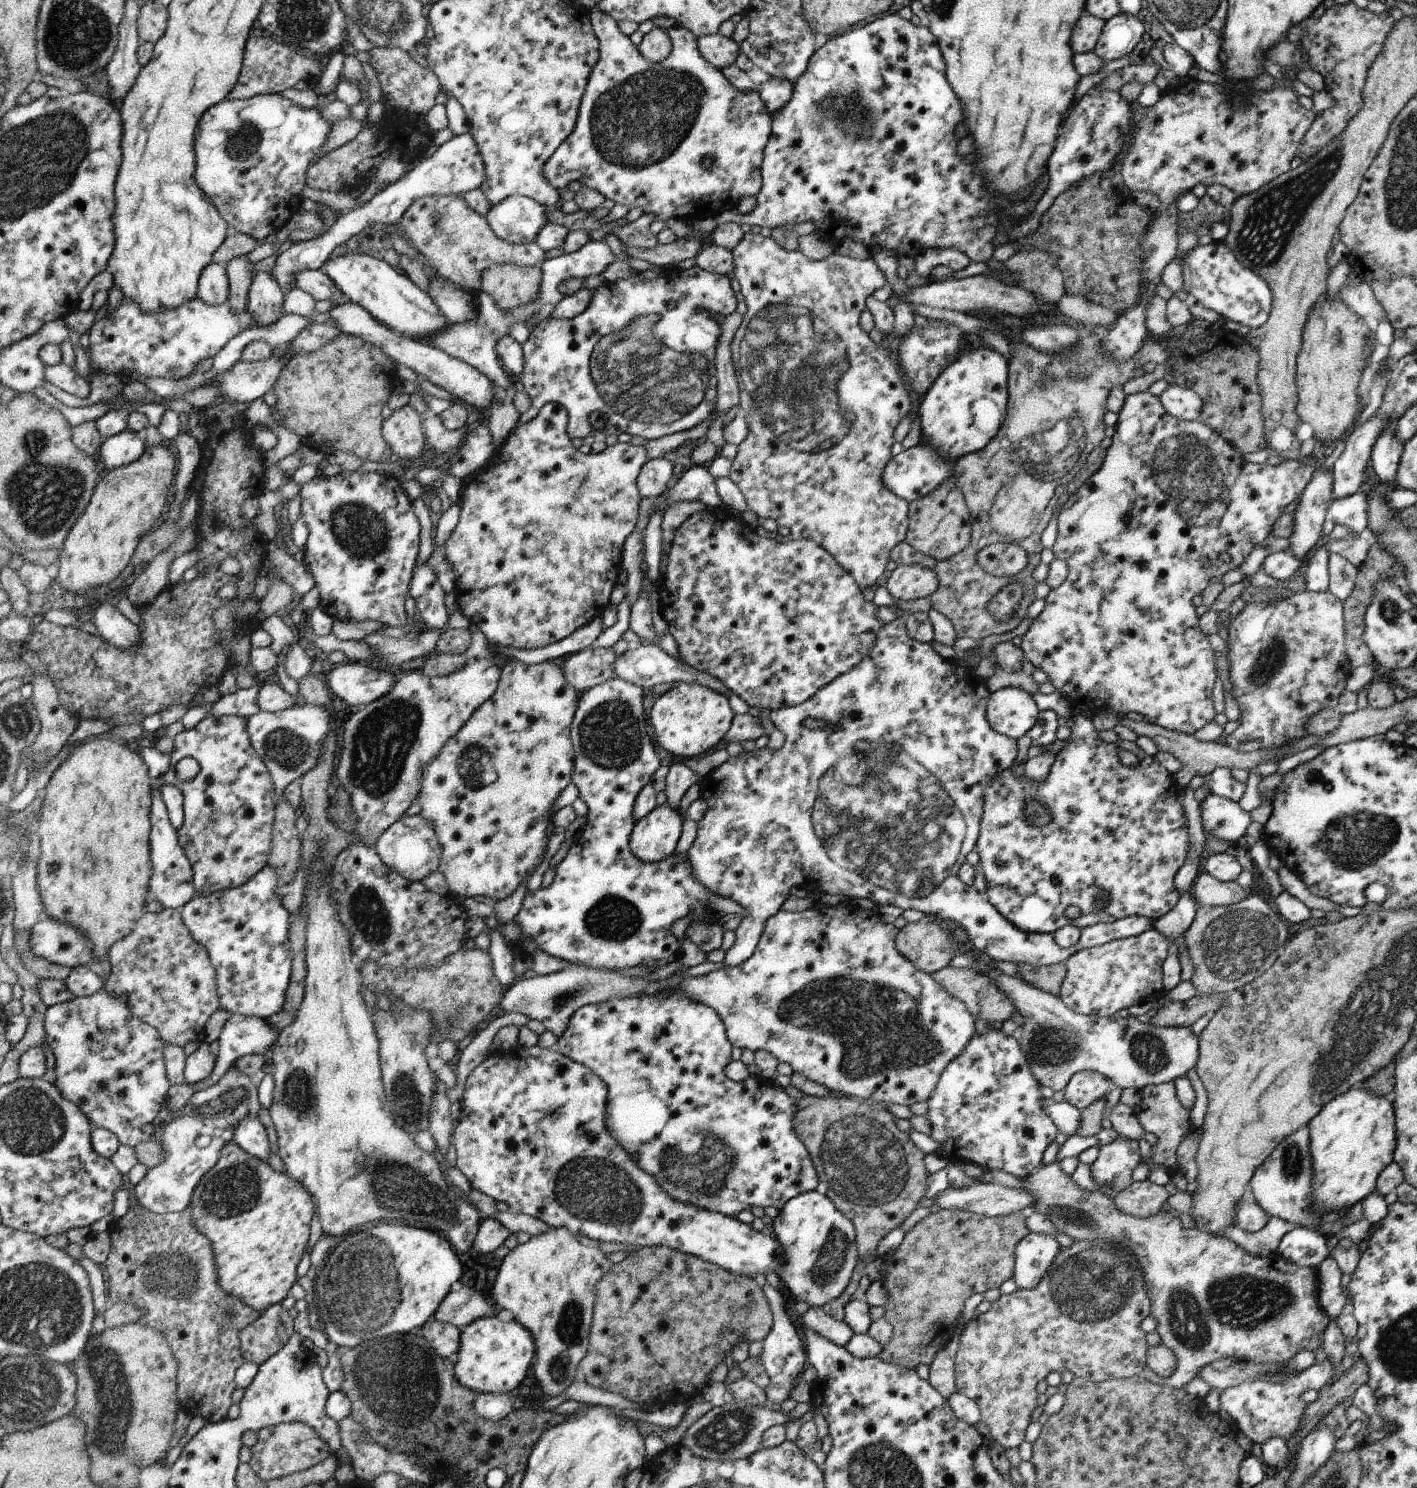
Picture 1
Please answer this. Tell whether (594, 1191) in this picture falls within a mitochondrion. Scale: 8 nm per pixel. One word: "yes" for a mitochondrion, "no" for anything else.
yes

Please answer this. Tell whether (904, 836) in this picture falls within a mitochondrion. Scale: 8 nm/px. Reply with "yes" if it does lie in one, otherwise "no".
yes

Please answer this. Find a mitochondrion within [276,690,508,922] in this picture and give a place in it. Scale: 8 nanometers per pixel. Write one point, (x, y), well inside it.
(383, 741)

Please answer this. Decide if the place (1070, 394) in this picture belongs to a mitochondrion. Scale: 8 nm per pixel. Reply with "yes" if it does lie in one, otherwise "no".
yes

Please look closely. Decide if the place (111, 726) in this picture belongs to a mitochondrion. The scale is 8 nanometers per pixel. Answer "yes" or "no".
no

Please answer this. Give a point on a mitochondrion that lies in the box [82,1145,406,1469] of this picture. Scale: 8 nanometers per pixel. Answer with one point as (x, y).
(115, 1405)

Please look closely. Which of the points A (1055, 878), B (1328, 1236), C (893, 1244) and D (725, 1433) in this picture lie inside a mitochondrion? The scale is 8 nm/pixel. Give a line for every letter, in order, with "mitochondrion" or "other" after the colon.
A: mitochondrion
B: other
C: other
D: mitochondrion

